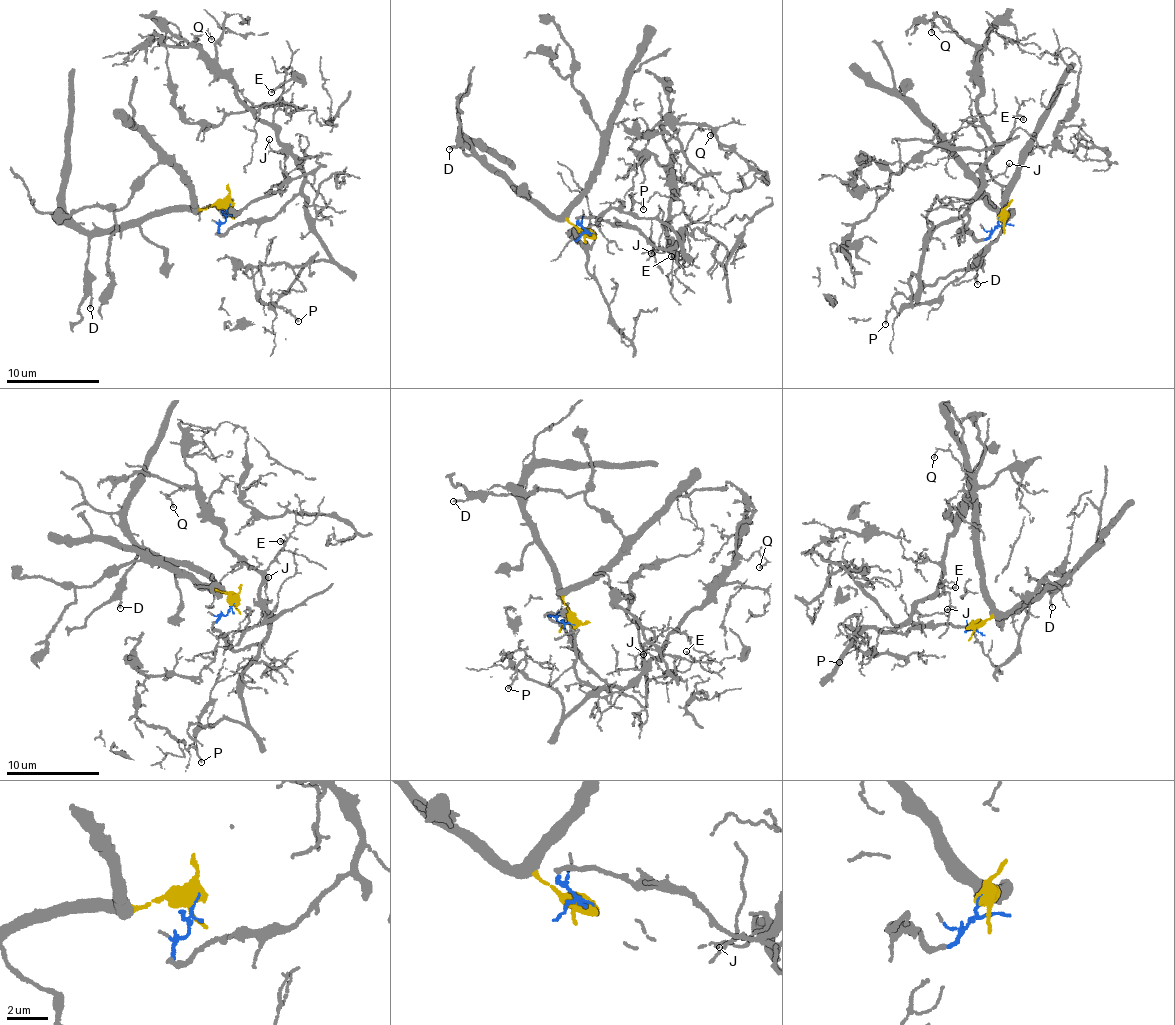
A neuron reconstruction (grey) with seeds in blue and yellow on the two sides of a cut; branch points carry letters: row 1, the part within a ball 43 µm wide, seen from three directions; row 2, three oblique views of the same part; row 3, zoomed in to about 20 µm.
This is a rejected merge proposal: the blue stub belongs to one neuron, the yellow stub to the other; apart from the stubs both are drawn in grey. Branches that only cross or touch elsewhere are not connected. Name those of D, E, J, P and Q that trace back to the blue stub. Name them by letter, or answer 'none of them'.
E, J, P, Q

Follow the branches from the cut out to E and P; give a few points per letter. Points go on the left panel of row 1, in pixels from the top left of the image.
E: (227, 206), (220, 234), (265, 223), (301, 191), (301, 169), (273, 117), (282, 90), (271, 92)
P: (227, 206), (220, 234), (265, 223), (303, 195), (327, 256), (271, 295), (298, 321)

